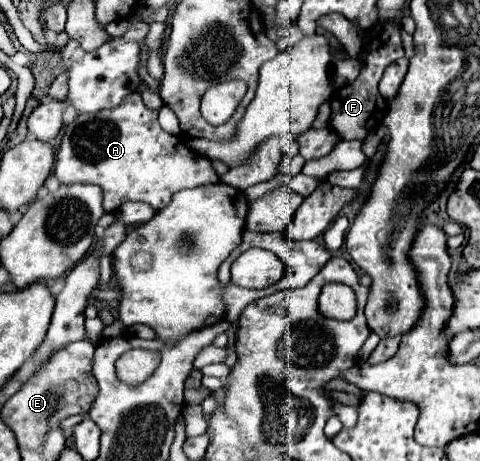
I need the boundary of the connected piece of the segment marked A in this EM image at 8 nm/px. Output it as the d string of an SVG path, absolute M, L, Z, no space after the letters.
M139 93L127 95L127 99L123 99L123 103L115 109L77 115L75 121L65 127L53 175L63 185L71 183L99 185L103 189L103 207L107 213L117 211L125 201L145 201L155 211L161 211L169 203L175 191L207 183L219 183L219 175L215 173L211 161L199 153L193 153L179 137L165 133L157 121L157 111L147 109Z

